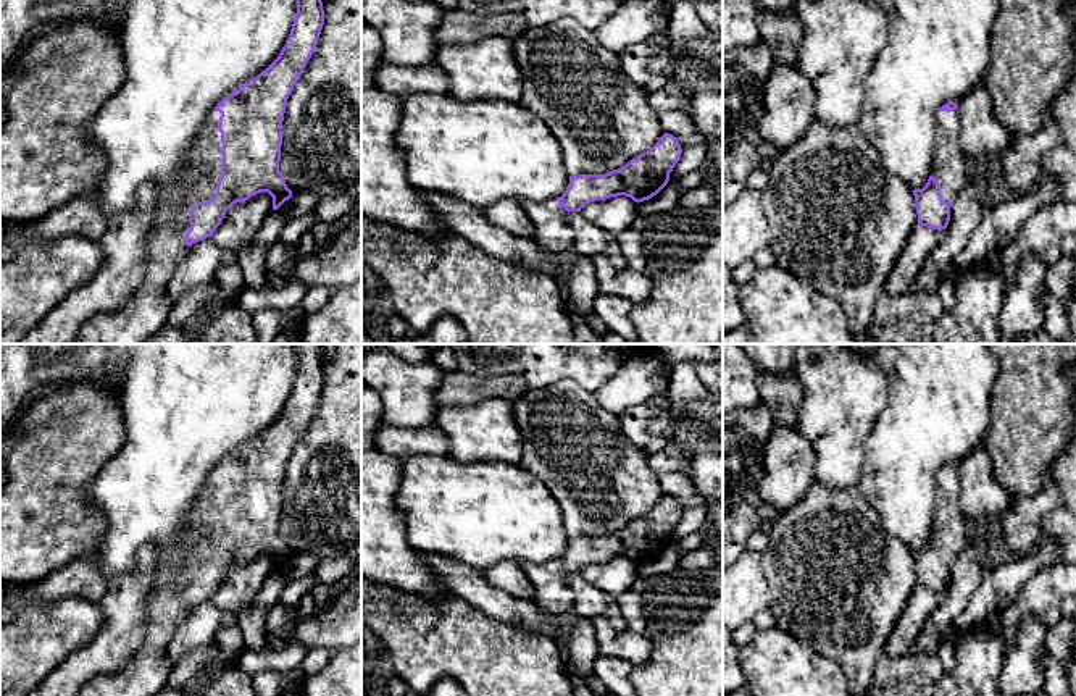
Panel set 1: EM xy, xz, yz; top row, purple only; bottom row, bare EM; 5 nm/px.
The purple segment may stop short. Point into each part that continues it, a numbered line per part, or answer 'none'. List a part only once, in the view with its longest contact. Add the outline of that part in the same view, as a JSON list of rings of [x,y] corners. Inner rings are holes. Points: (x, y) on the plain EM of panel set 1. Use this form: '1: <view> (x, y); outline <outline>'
1: xy (145, 672); outline [[[215,472],[208,476],[198,505],[190,512],[189,554],[182,572],[176,577],[168,564],[161,562],[153,573],[142,646],[116,673],[98,675],[89,681],[81,696],[156,696],[165,688],[176,665],[168,659],[168,644],[186,610],[189,575],[198,564],[215,559],[221,539],[219,478],[221,475]]]

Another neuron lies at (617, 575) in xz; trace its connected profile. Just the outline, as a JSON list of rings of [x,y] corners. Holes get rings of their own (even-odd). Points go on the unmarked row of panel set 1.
[[[626,557],[590,564],[581,570],[581,575],[587,583],[616,599],[639,580],[637,564]]]

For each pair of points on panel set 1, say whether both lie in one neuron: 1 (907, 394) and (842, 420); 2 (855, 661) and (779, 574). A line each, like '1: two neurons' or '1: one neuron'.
1: two neurons
2: one neuron

